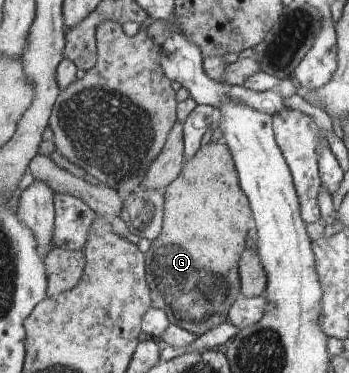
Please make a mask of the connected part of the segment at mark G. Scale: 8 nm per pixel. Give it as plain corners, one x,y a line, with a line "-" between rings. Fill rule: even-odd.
222,140
204,144
191,160
186,160
179,178
166,188
164,199
162,232
152,240
146,252
147,280
155,306
173,312
170,314
173,324
201,336
219,324
227,323
230,308
242,295
241,256
247,248
245,242
253,211
249,197
240,185
240,174
229,144

